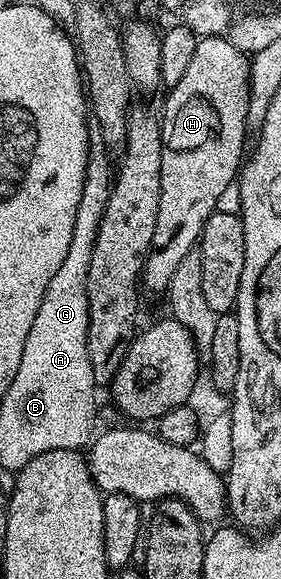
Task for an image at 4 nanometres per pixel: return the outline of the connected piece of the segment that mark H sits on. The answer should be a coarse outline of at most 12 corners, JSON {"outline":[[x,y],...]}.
{"outline":[[201,37],[160,112],[141,287],[165,293],[244,164],[250,60]]}

